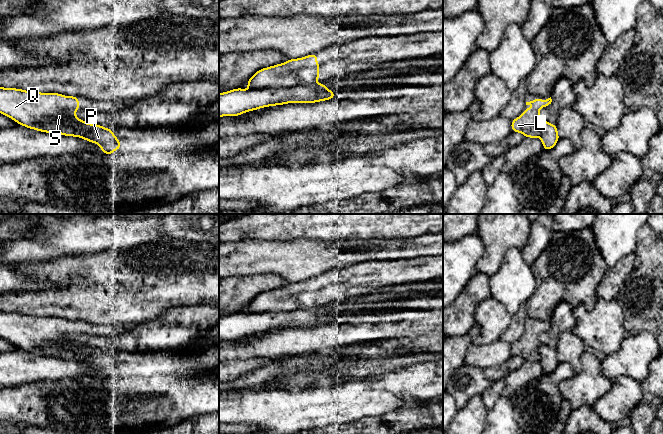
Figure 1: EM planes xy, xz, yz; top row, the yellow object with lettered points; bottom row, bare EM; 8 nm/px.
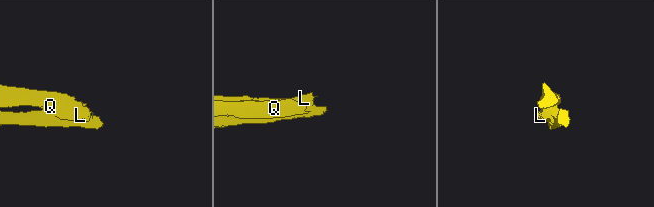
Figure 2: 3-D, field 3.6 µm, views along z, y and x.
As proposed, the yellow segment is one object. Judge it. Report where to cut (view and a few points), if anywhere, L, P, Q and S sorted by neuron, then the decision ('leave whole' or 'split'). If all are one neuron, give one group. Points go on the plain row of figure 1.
xz (311, 308), (295, 311), (251, 313) | L Q S / P | split

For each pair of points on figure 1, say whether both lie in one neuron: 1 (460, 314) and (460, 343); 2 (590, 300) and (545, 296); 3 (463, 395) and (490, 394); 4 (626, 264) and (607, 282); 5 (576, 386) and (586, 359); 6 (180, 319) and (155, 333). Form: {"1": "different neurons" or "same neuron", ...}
{"1": "different neurons", "2": "same neuron", "3": "different neurons", "4": "same neuron", "5": "same neuron", "6": "same neuron"}

